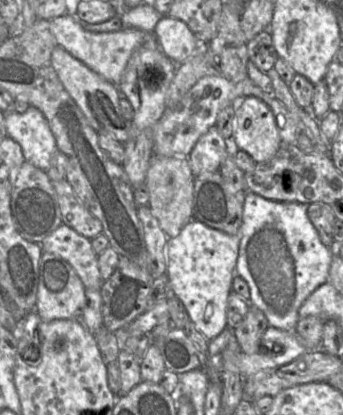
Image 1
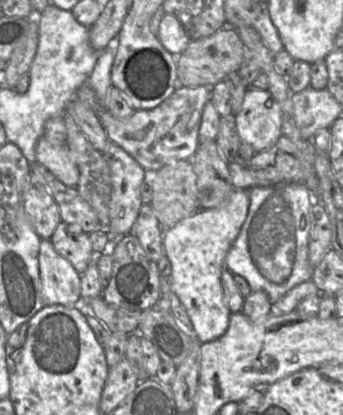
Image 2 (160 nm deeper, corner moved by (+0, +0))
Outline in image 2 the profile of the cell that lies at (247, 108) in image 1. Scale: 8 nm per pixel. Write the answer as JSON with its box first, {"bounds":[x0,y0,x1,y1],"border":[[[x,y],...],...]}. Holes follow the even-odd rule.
{"bounds":[235,88,283,153],"border":[[[248,88],[242,109],[235,115],[235,123],[241,141],[250,144],[256,153],[269,149],[283,135],[281,109],[268,90]]]}

